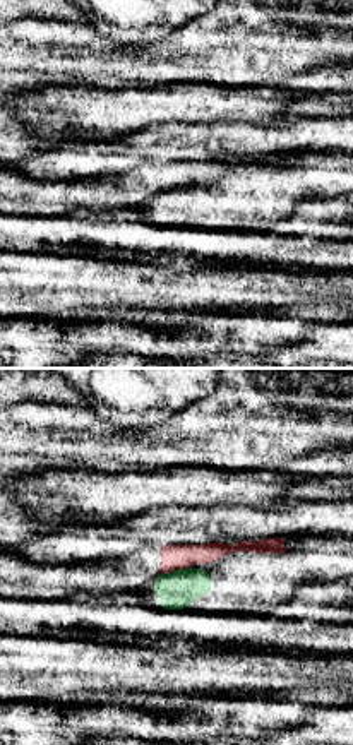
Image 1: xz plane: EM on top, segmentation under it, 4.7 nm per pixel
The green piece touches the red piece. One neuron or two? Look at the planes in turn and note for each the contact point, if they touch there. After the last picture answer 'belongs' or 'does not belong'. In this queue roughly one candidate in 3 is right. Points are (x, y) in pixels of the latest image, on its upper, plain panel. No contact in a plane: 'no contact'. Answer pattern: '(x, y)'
(175, 187)

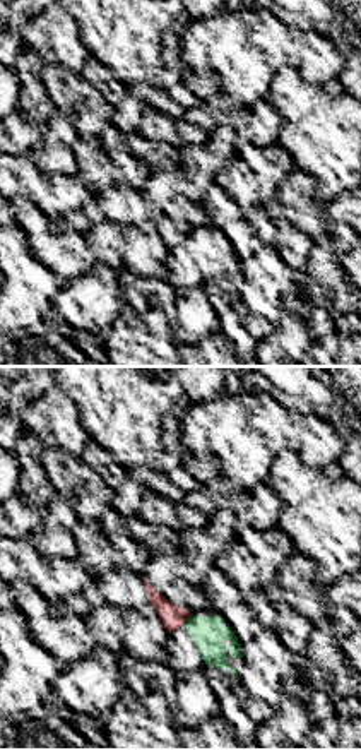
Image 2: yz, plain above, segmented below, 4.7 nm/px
(187, 237)

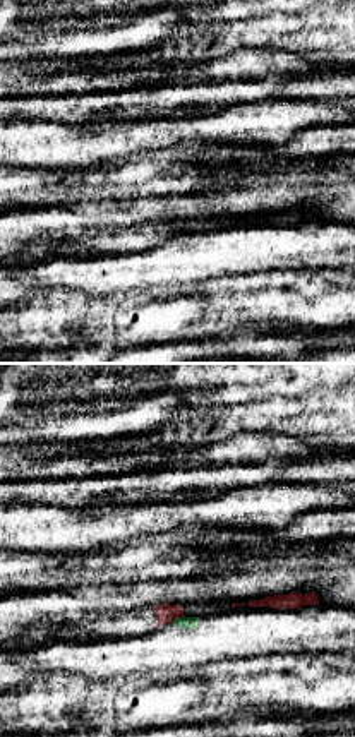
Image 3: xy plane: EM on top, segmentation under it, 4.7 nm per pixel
(179, 233)

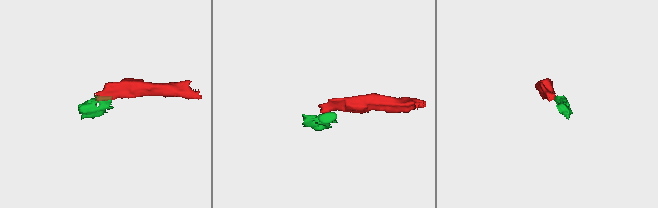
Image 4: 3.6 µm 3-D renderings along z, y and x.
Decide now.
does not belong

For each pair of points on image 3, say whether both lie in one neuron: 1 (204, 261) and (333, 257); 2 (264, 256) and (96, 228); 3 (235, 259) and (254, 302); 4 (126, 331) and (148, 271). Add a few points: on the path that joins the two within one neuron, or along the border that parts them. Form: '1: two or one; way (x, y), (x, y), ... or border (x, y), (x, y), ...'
1: one; way (237, 251), (300, 251)
2: two; border (144, 247), (134, 252), (105, 256)
3: two; border (280, 269), (252, 275), (222, 275), (201, 281)
4: two; border (126, 295), (108, 297)

